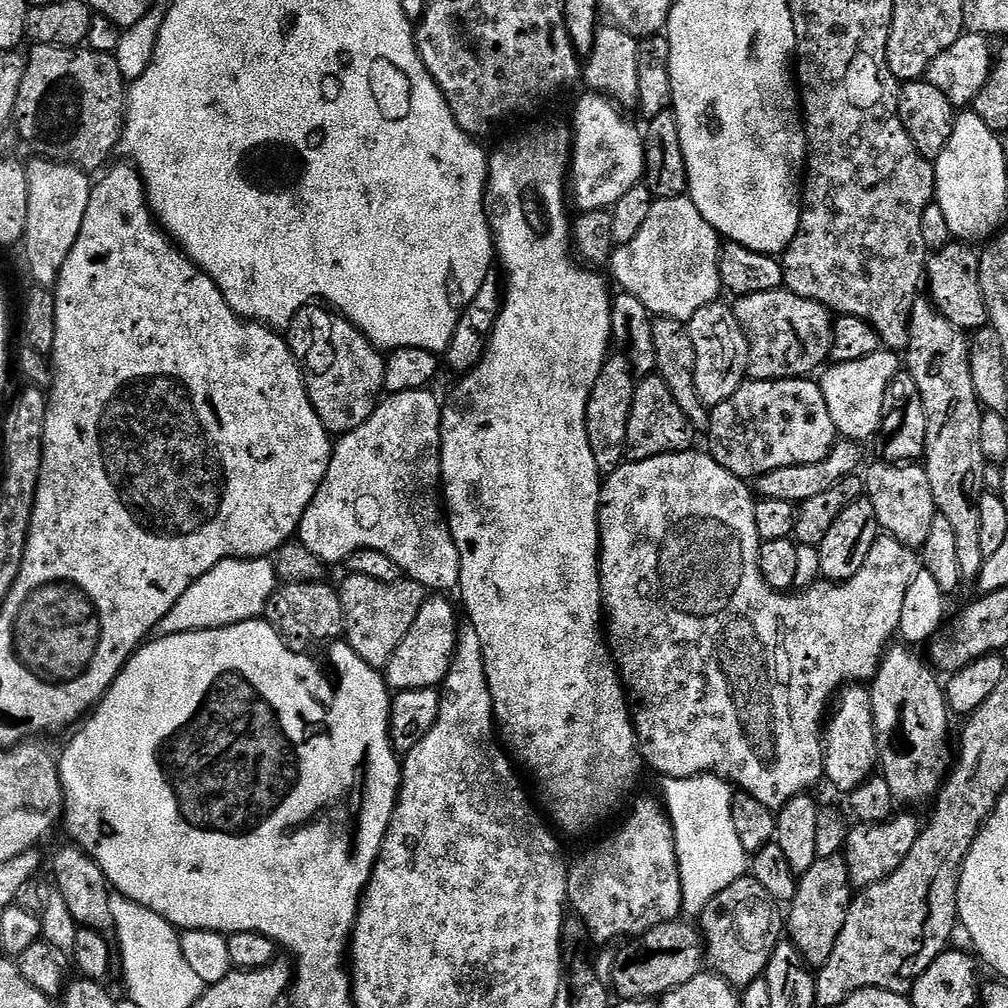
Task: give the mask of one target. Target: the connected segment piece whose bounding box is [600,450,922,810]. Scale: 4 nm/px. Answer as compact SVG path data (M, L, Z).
M696 451L625 462L618 470L607 473L603 481L600 490L600 599L606 613L606 639L634 713L636 735L640 737L642 755L649 769L673 780L705 774L722 776L737 789L758 798L762 806L778 810L790 802L790 798L811 793L812 787L824 780L824 734L830 705L845 686L868 682L875 676L885 652L893 643L892 635L895 637L899 633L902 601L922 564L913 549L884 534L874 542L866 566L862 566L854 578L843 582L817 582L791 594L776 592L762 578L758 566L762 541L758 526L754 526L756 500L753 489L730 474L730 470L723 468L707 451Z

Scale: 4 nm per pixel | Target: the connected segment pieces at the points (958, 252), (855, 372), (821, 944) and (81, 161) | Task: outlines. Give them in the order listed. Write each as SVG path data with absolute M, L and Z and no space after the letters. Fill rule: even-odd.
M949 242L945 248L933 251L926 265L926 292L932 305L965 334L989 327L986 298L982 298L980 253L971 243Z
M881 350L870 354L870 358L858 358L858 362L842 362L832 364L823 369L824 377L819 377L818 383L822 394L826 398L826 406L830 406L830 418L834 418L834 426L841 437L853 442L865 442L872 435L881 431L884 422L884 399L888 384L896 377L897 372L901 371L902 360L895 351Z
M843 855L818 858L814 866L799 877L796 894L791 900L789 912L788 909L786 912L786 932L809 968L819 970L826 962L830 962L830 954L834 954L834 942L838 942L838 934L842 934L853 895L849 866Z
M32 44L30 50L32 53L26 56L26 74L18 90L14 128L20 131L26 143L32 144L36 151L33 153L43 159L54 160L57 164L73 164L75 168L85 170L103 169L113 159L112 151L115 153L119 149L128 102L126 81L115 55L95 52L87 46L59 48L49 44Z

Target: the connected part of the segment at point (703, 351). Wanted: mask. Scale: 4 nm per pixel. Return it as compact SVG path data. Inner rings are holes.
M717 302L702 306L702 310L698 310L698 314L694 314L694 318L690 321L687 321L686 325L689 330L690 338L693 339L694 351L697 354L697 370L694 373L694 383L697 386L698 397L700 397L704 405L707 405L709 409L717 408L722 402L726 402L726 398L730 398L732 395L734 395L734 393L736 393L736 391L739 390L740 387L742 387L742 385L746 383L746 377L748 376L748 339L742 330L742 326L738 322L735 307L728 305L727 308L727 306L724 305L724 302Z

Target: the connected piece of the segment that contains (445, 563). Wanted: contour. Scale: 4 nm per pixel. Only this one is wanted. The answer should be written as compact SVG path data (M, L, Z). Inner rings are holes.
M419 388L418 390L410 390L409 392L394 392L385 395L380 403L376 405L374 414L370 419L352 432L343 433L335 441L332 450L332 461L326 470L326 478L322 482L322 486L318 486L318 494L314 494L310 506L306 506L306 514L302 514L302 522L298 529L300 543L304 544L306 550L310 550L310 554L317 556L326 566L332 566L332 564L343 565L355 552L378 550L382 554L390 554L390 558L394 558L394 562L398 562L398 566L402 566L404 573L411 577L411 579L424 585L425 589L435 590L440 594L451 593L451 588L453 591L460 582L460 551L456 545L456 539L452 537L452 529L448 527L446 505L442 499L440 439L443 433L444 408L442 407L442 403L440 404L439 398L432 393L432 390Z

